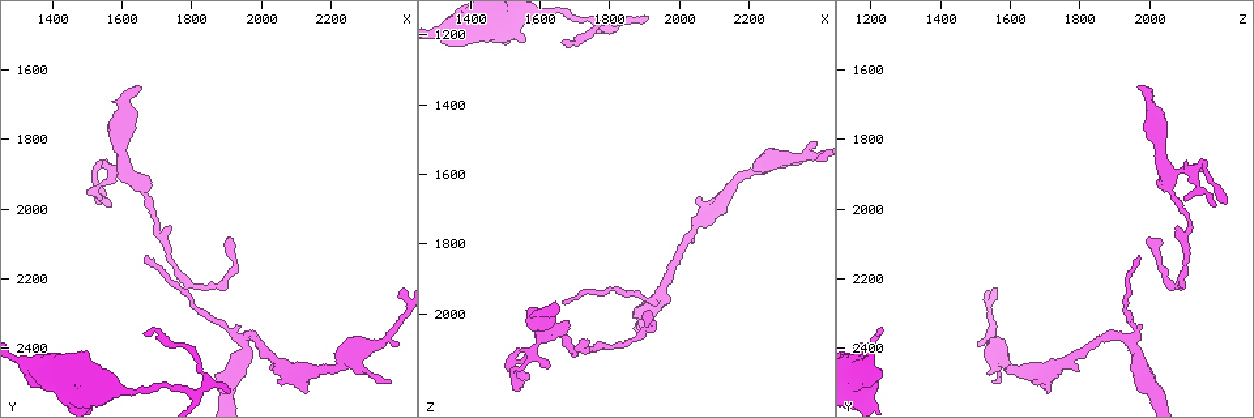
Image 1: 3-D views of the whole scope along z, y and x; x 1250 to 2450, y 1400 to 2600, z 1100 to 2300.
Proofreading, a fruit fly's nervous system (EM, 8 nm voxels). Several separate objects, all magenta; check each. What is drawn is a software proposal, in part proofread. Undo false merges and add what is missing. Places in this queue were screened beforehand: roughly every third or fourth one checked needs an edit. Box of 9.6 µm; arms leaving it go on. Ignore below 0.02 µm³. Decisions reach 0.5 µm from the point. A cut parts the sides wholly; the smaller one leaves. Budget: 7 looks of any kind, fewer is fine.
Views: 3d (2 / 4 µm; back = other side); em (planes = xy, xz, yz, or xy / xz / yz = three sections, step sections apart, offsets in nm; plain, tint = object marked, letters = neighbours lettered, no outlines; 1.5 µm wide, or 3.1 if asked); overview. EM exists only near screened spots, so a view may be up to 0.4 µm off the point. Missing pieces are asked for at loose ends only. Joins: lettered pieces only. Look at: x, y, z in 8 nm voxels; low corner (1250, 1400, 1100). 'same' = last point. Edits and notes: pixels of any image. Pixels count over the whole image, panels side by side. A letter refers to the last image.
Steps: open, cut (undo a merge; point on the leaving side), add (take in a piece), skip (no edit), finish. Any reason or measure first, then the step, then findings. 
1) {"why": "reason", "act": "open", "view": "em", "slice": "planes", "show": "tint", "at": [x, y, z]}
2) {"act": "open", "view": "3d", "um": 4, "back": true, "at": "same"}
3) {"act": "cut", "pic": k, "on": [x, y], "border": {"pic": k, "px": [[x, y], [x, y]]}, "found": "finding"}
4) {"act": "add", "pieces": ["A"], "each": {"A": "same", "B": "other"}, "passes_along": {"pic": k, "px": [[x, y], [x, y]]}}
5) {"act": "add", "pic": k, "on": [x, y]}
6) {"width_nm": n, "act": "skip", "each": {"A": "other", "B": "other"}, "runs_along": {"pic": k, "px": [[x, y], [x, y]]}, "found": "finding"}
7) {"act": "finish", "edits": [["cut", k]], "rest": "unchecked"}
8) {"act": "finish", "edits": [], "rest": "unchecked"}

{"why": "tapers out", "act": "open", "view": "3d", "um": 4, "at": [2370, 2500, 1550]}

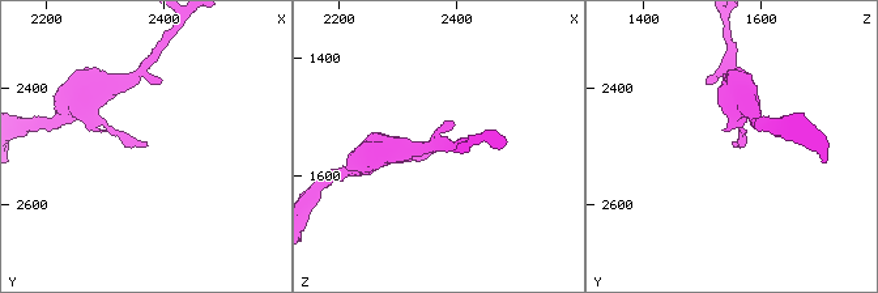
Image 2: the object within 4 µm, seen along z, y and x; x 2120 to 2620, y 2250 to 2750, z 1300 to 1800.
{"why": "shape alone is not enough", "act": "open", "view": "em", "slice": "yz", "step": 8, "show": "tint", "at": [2370, 2495, 1555]}

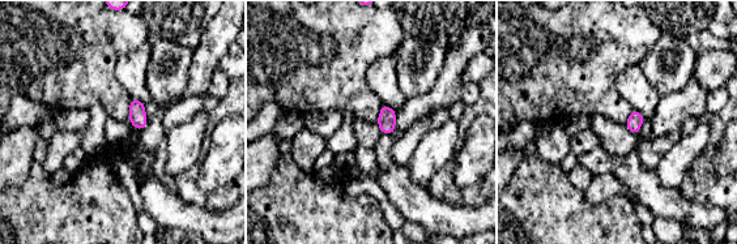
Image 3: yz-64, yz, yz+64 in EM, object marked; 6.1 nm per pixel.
{"why": "another direction", "act": "open", "view": "em", "slice": "planes", "show": "letters", "at": "same"}

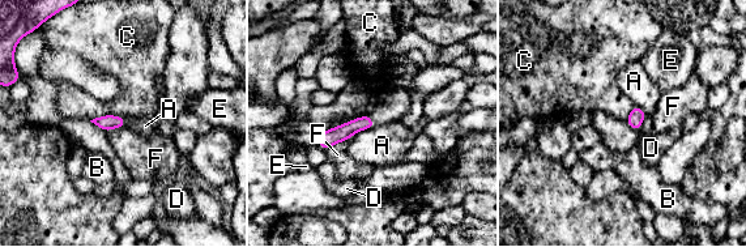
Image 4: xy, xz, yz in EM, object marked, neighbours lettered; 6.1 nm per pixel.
{"longest_contact_nm": ["C", 220], "act": "skip", "each": {"A": "other", "B": "other", "C": "other", "D": "other", "E": "other", "F": "other"}, "runs_along": {"pic": 4, "px": [[370, 124], [356, 124], [322, 143]]}, "found": "no lettered piece goes on from it"}

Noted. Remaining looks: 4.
{"why": "sharp bend", "act": "open", "view": "3d", "um": 4, "at": [1800, 2540, 1180]}

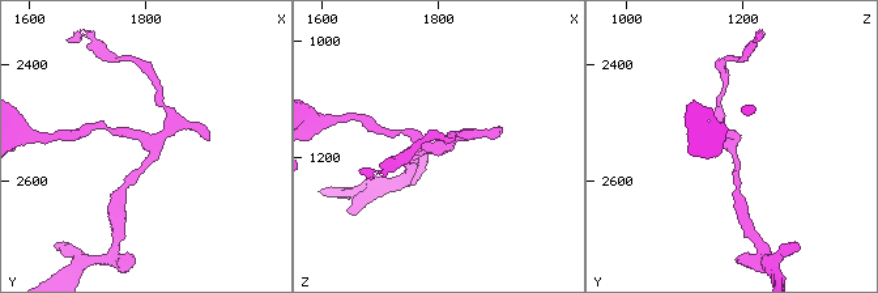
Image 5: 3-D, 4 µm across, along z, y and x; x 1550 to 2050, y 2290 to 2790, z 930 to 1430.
{"act": "open", "view": "em", "slice": "yz", "step": 8, "show": "tint", "at": [1800, 2535, 1180]}

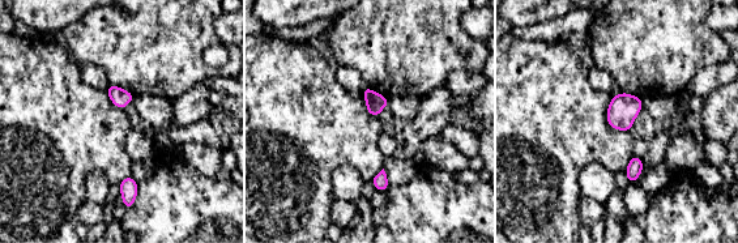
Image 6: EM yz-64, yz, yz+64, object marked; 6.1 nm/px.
{"act": "open", "view": "em", "slice": "planes", "show": "letters", "at": "same"}

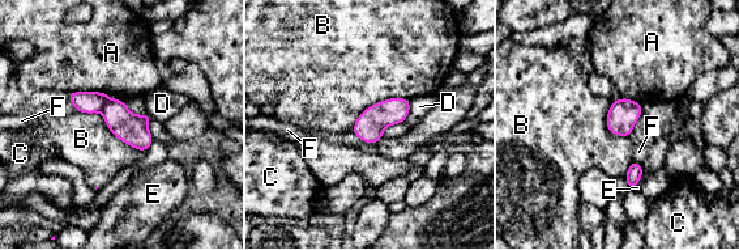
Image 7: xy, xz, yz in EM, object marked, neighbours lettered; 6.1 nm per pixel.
{"longest_contact_nm": ["B", 500], "act": "cut", "pic": 7, "on": [131, 128], "each": {"A": "other", "B": "other", "C": "other", "D": "other", "E": "other", "F": "other"}, "border": {"pic": 7, "px": [[109, 97], [101, 110]]}, "found": "two neurons meet here"}

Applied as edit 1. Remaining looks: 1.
{"why": "thin end", "act": "open", "view": "em", "slice": "planes", "show": "letters", "at": [1530, 1910, 2180]}

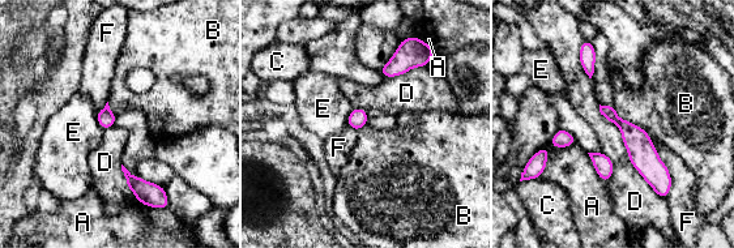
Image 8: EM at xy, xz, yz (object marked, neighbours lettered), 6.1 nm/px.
{"longest_contact_nm": ["D", 600], "act": "skip", "each": {"A": "other", "B": "other", "C": "other", "D": "other", "E": "other", "F": "other"}, "border": {"pic": 8, "px": [[611, 105], [622, 119], [651, 136]]}, "found": "no lettered piece goes on from it"}

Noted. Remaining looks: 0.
{"act": "finish", "edits": [["cut", 7]], "rest": "unchecked"}

